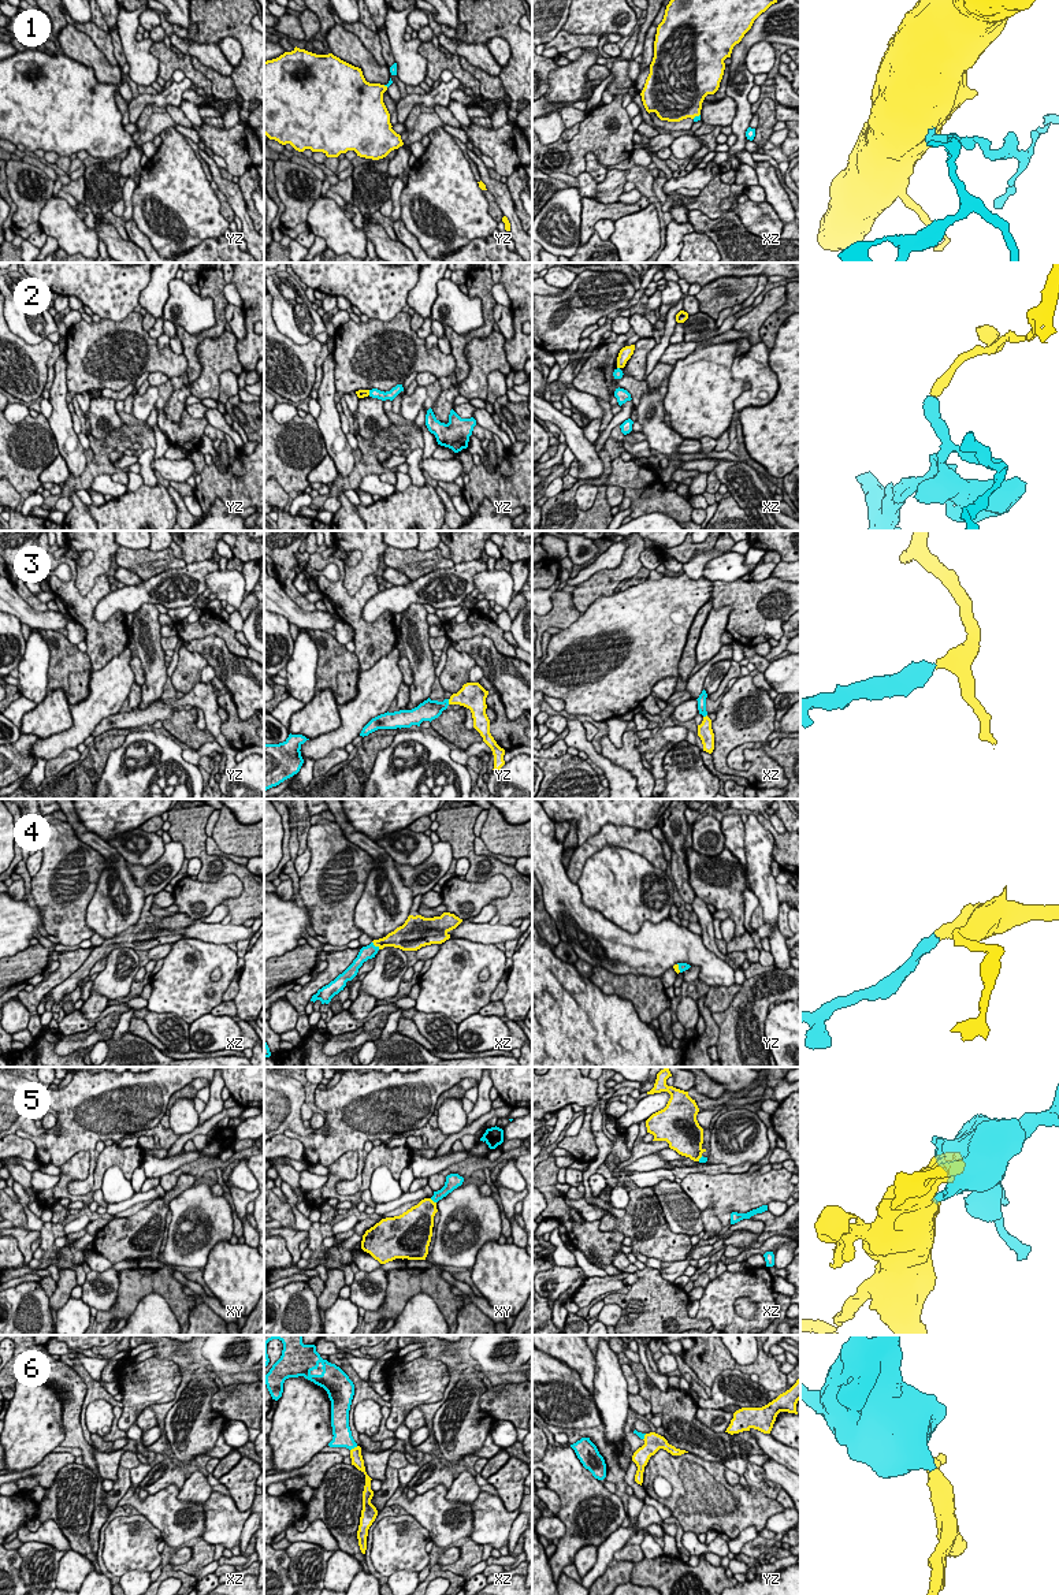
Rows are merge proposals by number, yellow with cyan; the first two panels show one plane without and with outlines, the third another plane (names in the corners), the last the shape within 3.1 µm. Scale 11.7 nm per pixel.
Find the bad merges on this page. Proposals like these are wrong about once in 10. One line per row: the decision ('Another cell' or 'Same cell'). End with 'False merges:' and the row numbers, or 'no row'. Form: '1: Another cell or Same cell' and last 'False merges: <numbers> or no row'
1: Same cell
2: Another cell
3: Same cell
4: Same cell
5: Same cell
6: Same cell
False merges: 2

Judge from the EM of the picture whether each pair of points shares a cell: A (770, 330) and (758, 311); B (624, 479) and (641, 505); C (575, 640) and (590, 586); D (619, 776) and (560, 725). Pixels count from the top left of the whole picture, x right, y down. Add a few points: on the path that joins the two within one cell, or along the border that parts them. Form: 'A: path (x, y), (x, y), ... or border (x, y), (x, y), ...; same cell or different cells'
A: border (786, 300), (762, 324), (760, 341); different cells
B: path (631, 486), (639, 498); same cell
C: border (610, 595), (602, 595), (582, 614); different cells
D: border (568, 721), (565, 727); different cells

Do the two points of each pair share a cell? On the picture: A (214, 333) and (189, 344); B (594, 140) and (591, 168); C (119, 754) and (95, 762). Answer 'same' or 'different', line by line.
A: same
B: different
C: different

